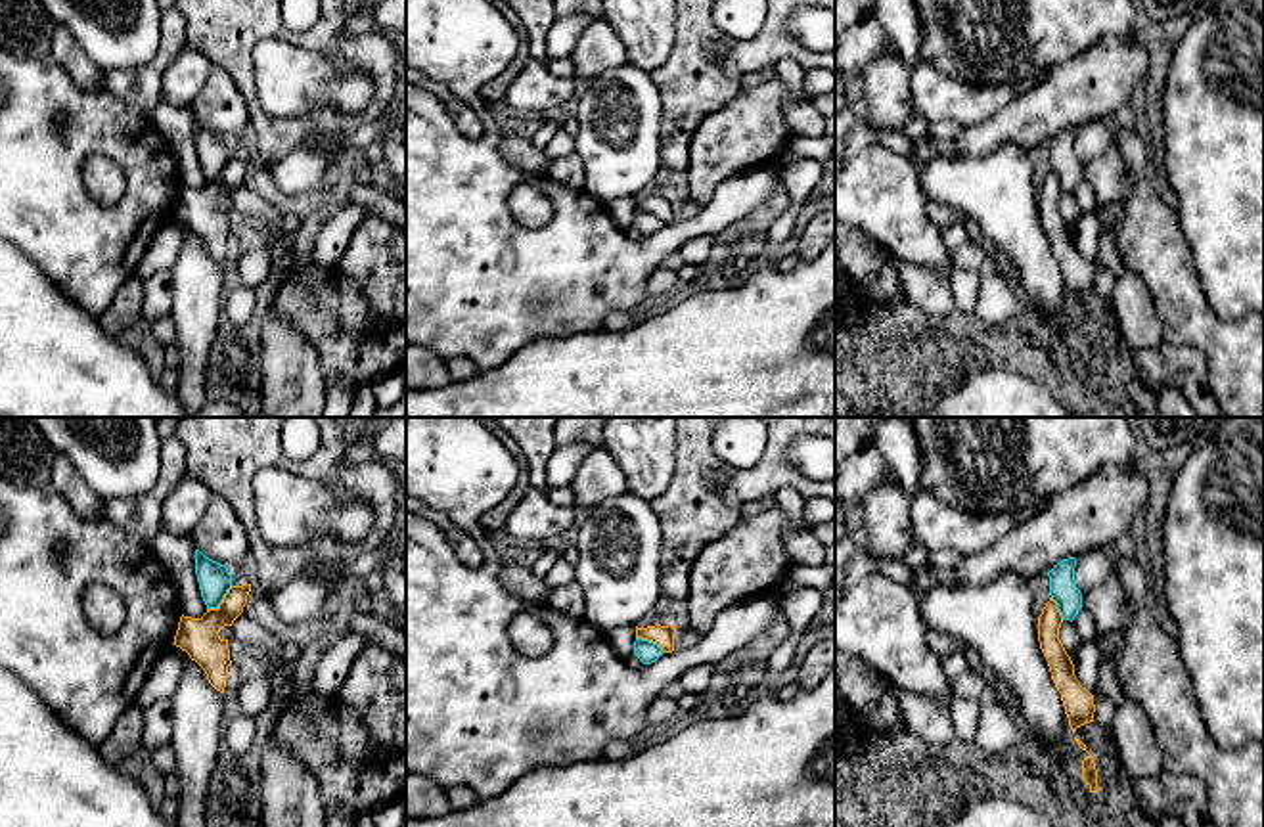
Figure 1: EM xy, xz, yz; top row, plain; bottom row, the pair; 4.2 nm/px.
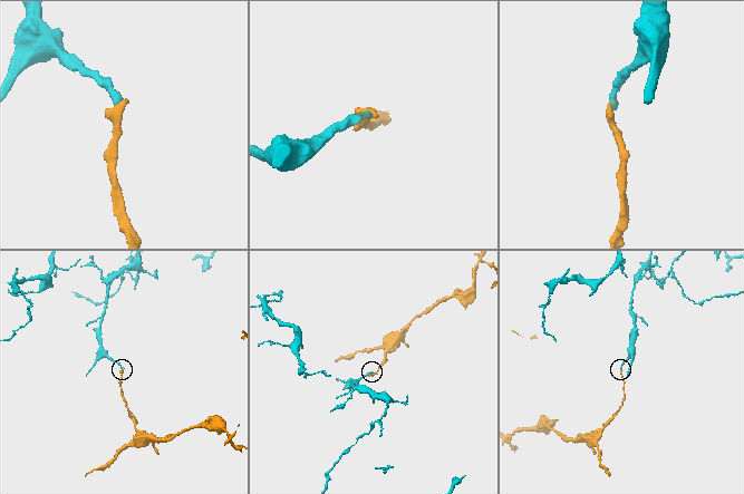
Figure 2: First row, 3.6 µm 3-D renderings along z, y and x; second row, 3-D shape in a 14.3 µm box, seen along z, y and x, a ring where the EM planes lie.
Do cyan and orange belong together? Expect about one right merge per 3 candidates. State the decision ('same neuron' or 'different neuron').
different neuron

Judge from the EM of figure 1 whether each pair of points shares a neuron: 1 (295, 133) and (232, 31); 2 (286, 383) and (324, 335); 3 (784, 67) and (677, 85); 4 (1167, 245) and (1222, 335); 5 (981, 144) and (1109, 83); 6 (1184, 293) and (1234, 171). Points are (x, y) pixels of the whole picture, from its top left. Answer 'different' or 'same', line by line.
1: same
2: different
3: different
4: same
5: same
6: different

